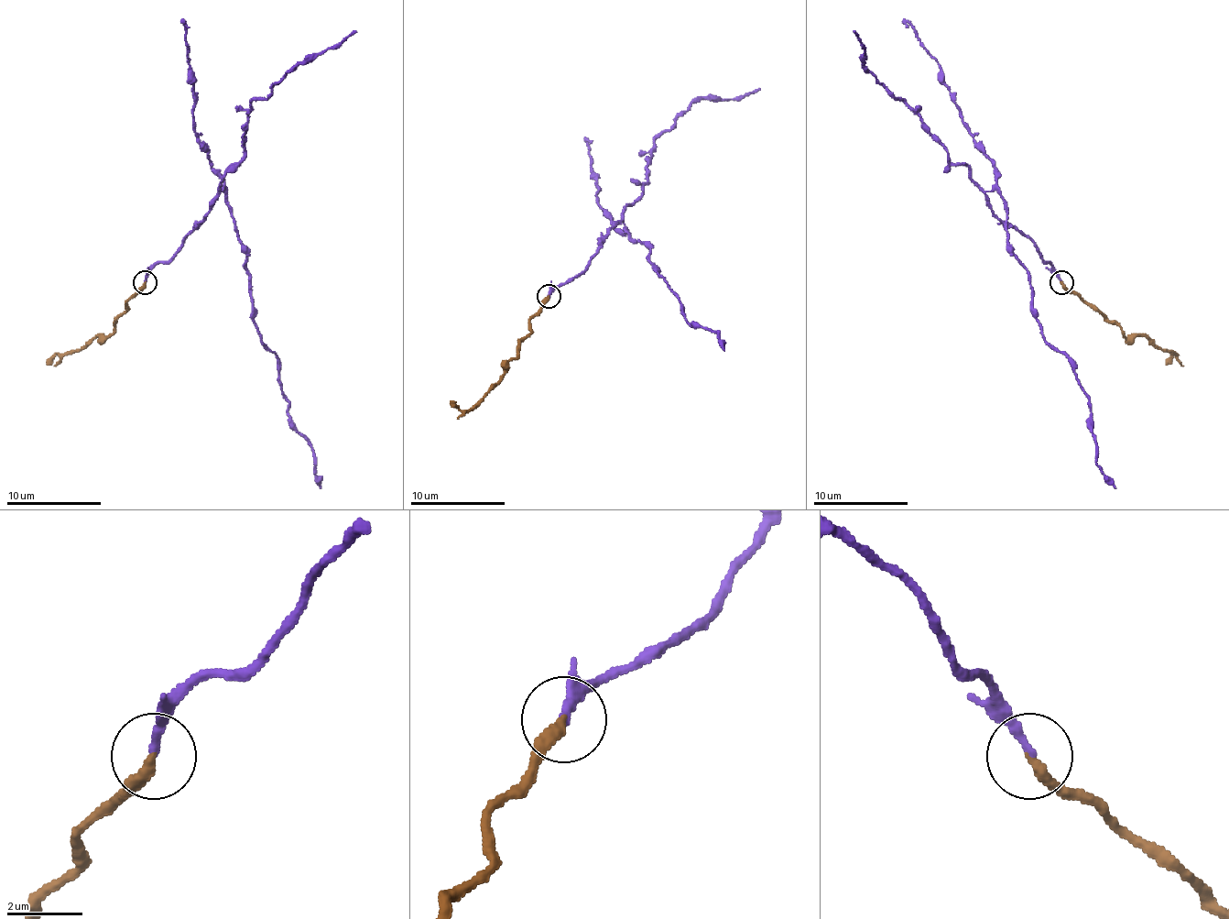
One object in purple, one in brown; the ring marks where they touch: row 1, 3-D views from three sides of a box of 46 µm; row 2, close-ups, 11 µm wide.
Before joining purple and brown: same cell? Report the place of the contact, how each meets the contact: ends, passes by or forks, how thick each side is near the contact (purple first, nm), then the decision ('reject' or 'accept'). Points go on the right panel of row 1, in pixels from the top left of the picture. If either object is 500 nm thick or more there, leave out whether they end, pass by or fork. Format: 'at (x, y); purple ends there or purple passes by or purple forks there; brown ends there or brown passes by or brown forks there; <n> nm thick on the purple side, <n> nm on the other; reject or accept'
at (1061, 282); purple ends there; brown ends there; 240 nm thick on the purple side, 300 nm on the other; reject

